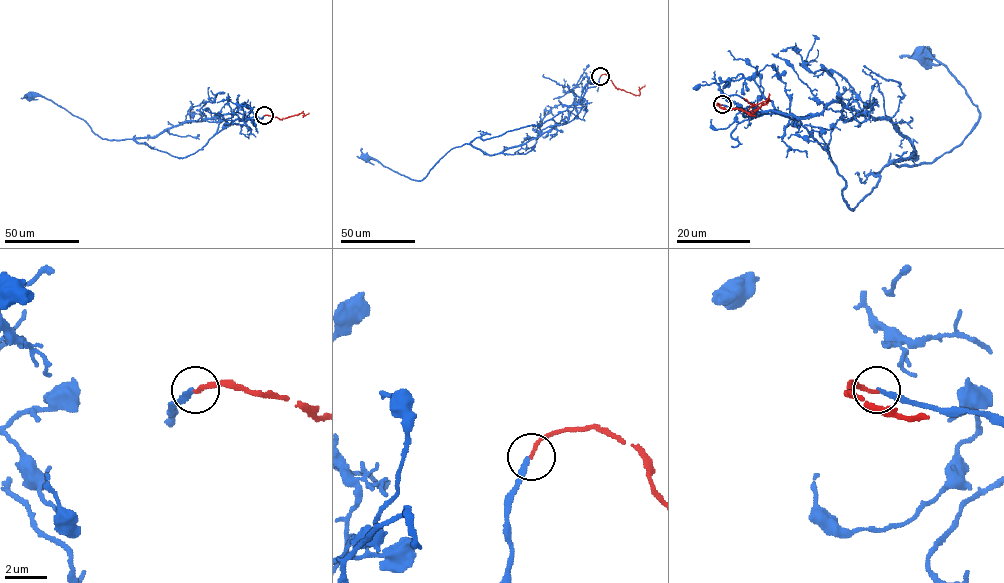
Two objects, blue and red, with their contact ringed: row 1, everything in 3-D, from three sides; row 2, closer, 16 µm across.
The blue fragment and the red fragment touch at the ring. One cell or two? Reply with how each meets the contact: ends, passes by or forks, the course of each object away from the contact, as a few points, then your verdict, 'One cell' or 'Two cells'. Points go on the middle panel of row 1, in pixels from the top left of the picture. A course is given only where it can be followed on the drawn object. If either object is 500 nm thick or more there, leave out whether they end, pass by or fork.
At the ring blue ends. At the ring red ends. Course of blue: (600, 76), (572, 120), (498, 153), (467, 143), (455, 147), (422, 180), (364, 156). Course of red: (600, 76), (607, 74), (617, 88), (636, 95), (644, 85). One cell

